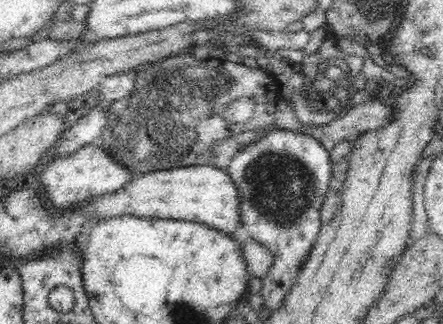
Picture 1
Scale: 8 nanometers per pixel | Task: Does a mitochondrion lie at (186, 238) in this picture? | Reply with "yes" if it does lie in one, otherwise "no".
no

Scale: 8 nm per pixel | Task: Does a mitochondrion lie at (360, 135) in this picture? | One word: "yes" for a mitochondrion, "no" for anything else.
no

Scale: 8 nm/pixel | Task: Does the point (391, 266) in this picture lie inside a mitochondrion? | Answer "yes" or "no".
no

